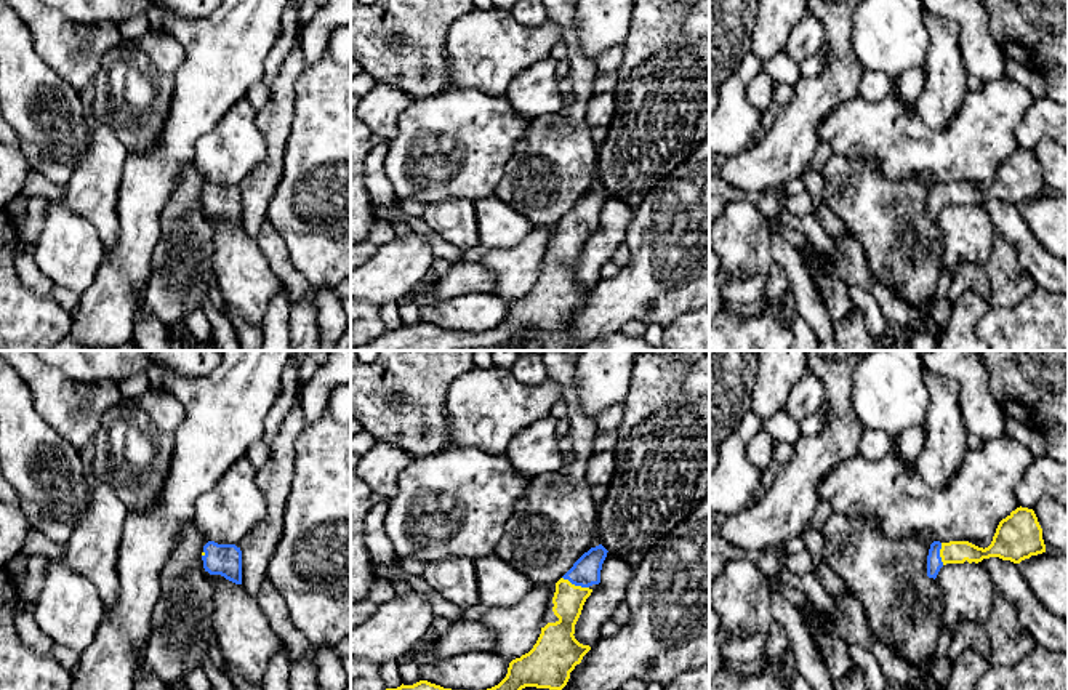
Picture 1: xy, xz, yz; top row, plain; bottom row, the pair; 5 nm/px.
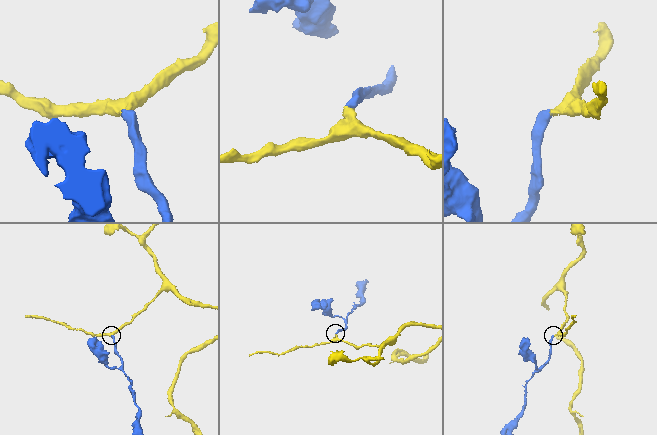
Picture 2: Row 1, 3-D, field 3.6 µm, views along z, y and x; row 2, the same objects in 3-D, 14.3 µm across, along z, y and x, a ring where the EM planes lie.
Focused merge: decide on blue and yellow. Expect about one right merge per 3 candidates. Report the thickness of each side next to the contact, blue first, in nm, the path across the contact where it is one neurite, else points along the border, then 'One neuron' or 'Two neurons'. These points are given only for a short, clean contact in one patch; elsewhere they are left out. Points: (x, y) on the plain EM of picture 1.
Thickness 140 nm (blue) against 160 nm. Path across: xz (586, 212), (575, 226), (569, 240). One neuron

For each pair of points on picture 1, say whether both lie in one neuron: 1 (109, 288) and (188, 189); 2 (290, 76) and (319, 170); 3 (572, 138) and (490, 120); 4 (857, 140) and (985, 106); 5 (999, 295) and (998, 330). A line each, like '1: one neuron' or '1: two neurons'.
1: two neurons
2: two neurons
3: two neurons
4: one neuron
5: two neurons

